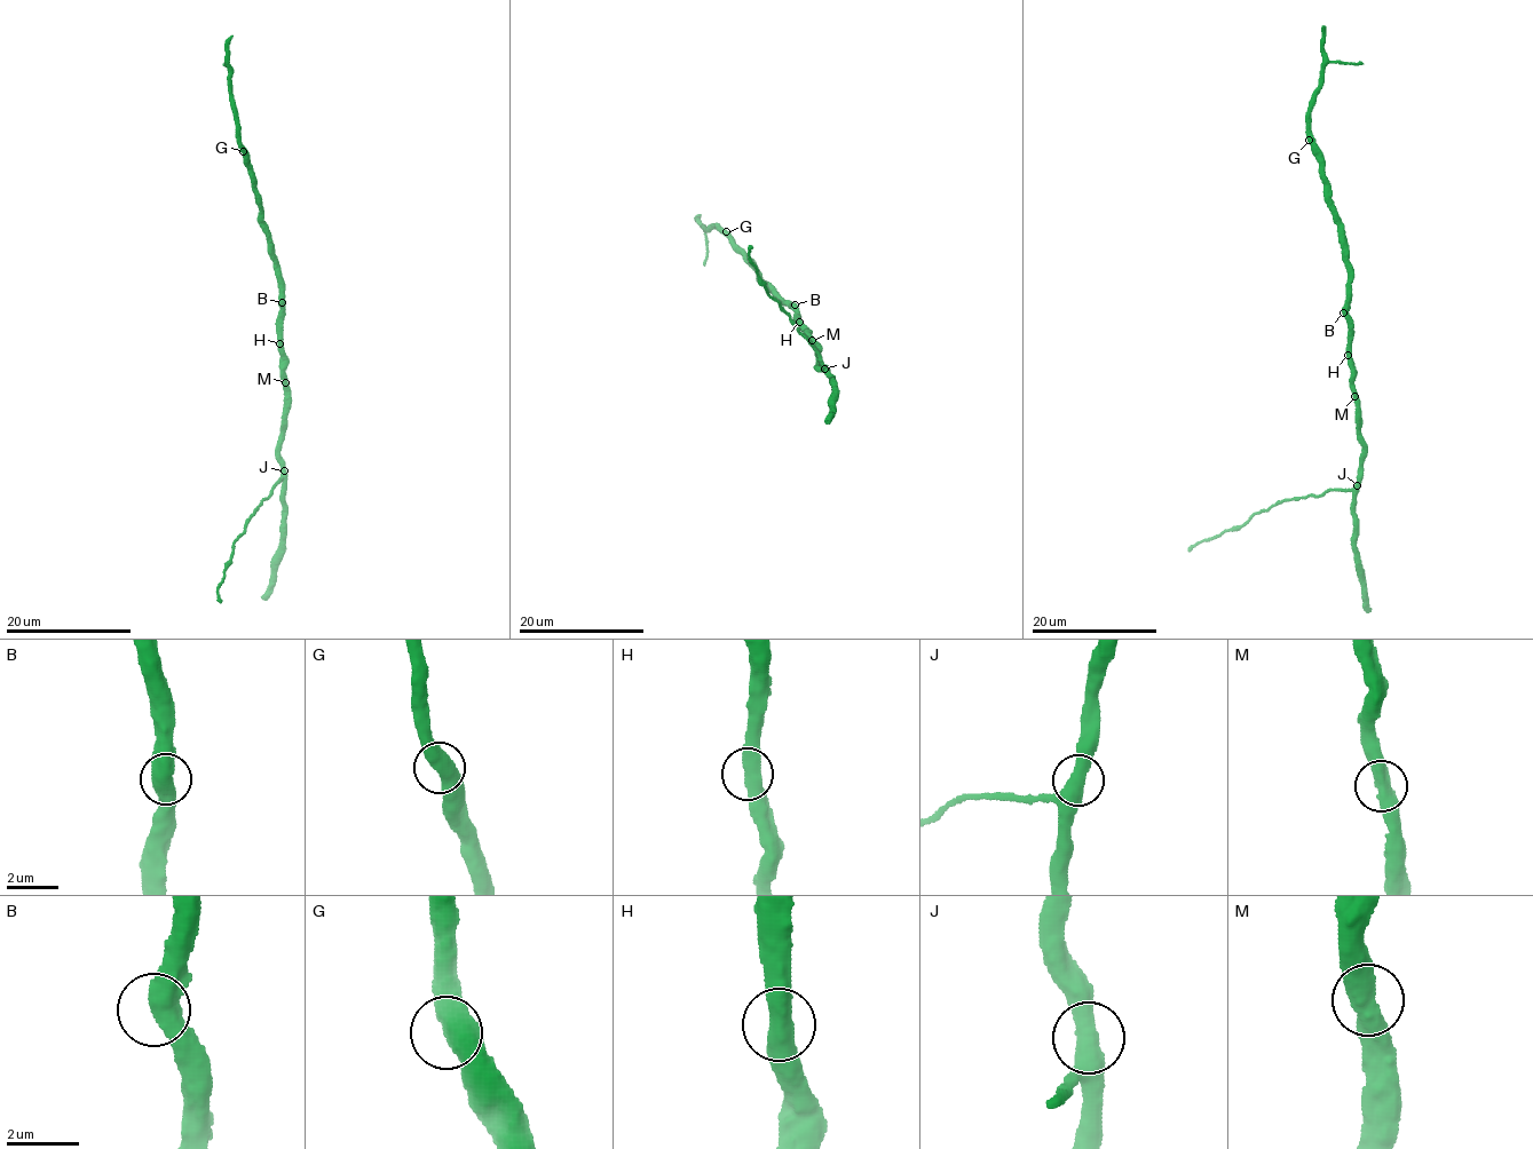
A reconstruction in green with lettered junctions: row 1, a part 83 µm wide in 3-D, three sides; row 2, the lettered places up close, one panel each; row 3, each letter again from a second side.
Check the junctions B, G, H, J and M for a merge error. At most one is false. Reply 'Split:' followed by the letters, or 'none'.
Split: J

